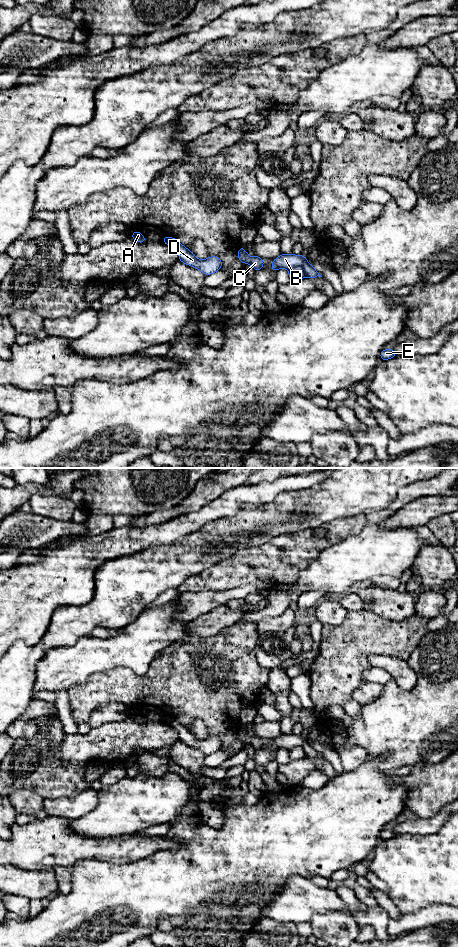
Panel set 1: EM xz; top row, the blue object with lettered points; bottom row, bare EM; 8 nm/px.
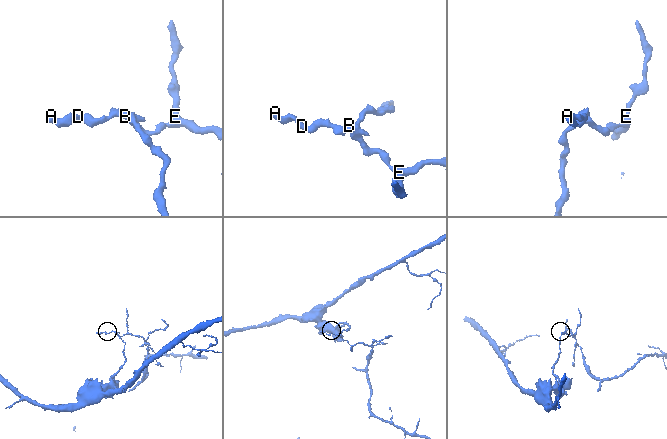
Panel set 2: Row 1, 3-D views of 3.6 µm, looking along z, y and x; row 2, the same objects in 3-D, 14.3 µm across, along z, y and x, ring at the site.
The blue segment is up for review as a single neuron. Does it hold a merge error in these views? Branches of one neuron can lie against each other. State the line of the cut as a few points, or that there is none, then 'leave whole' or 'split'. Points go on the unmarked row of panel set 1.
xz (289, 749), (300, 746), (306, 756) | split

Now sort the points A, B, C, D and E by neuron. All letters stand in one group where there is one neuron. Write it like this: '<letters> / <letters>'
A B C D / E

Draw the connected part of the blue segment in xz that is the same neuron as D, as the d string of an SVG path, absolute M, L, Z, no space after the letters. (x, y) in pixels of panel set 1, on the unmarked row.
M164 717L162 720L163 723L166 723L167 725L171 726L174 730L176 730L179 734L179 741L197 748L205 755L210 755L222 747L222 741L216 737L208 737L205 740L199 740L197 739L192 732L184 727L177 719L172 717Z

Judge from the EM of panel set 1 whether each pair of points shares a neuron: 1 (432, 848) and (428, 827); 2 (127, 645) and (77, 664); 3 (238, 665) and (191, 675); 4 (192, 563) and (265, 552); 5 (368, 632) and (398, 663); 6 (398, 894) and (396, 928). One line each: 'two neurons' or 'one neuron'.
1: two neurons
2: one neuron
3: one neuron
4: two neurons
5: two neurons
6: two neurons

